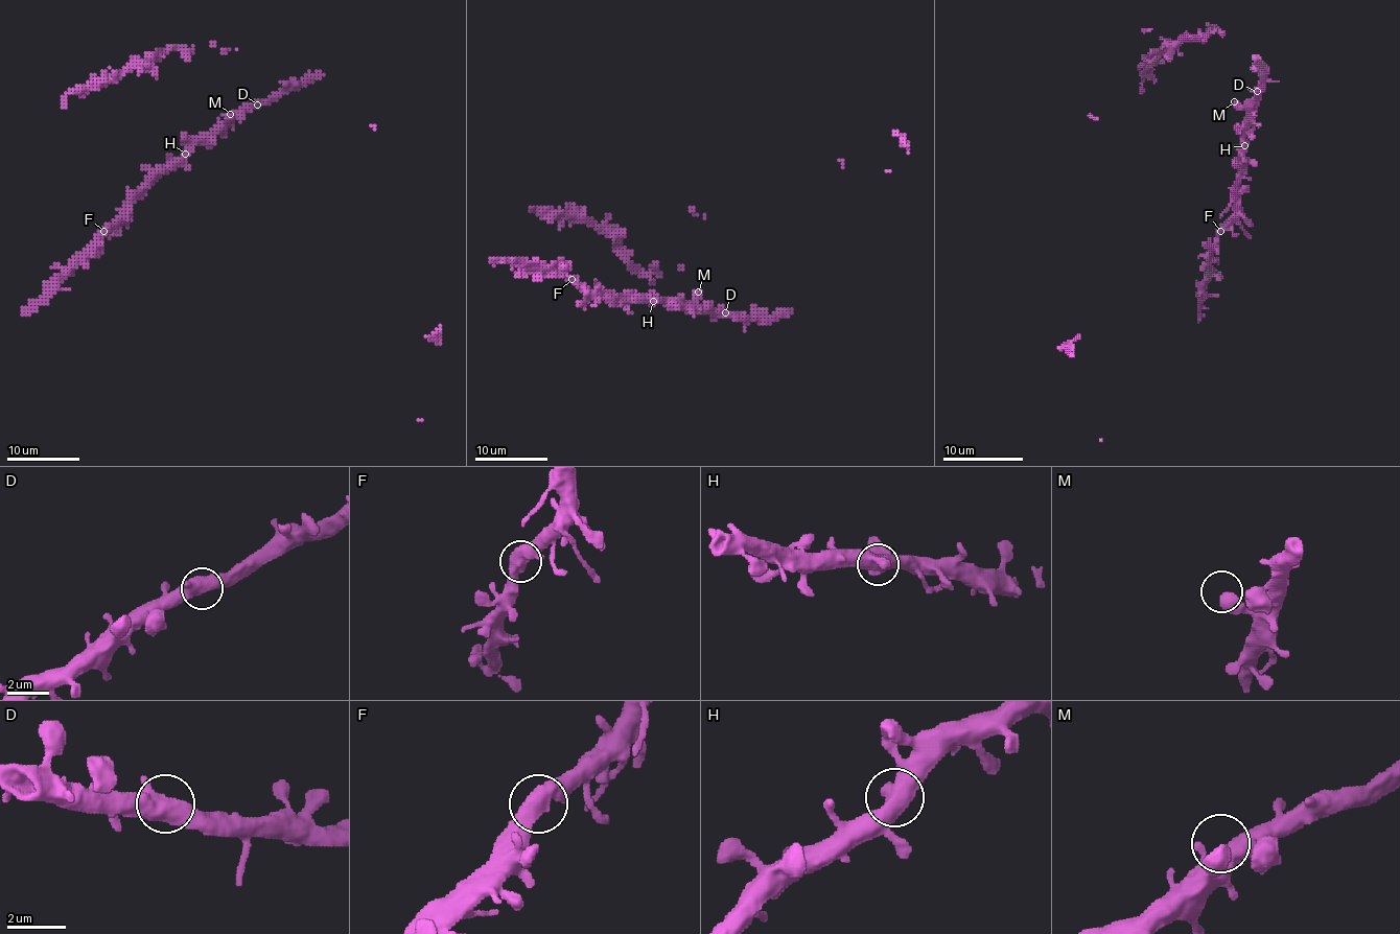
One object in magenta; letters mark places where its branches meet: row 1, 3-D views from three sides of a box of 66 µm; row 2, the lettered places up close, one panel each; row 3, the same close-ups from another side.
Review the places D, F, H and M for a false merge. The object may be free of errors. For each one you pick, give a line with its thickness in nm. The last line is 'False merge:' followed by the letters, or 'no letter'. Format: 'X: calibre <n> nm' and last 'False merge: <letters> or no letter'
False merge: no letter

